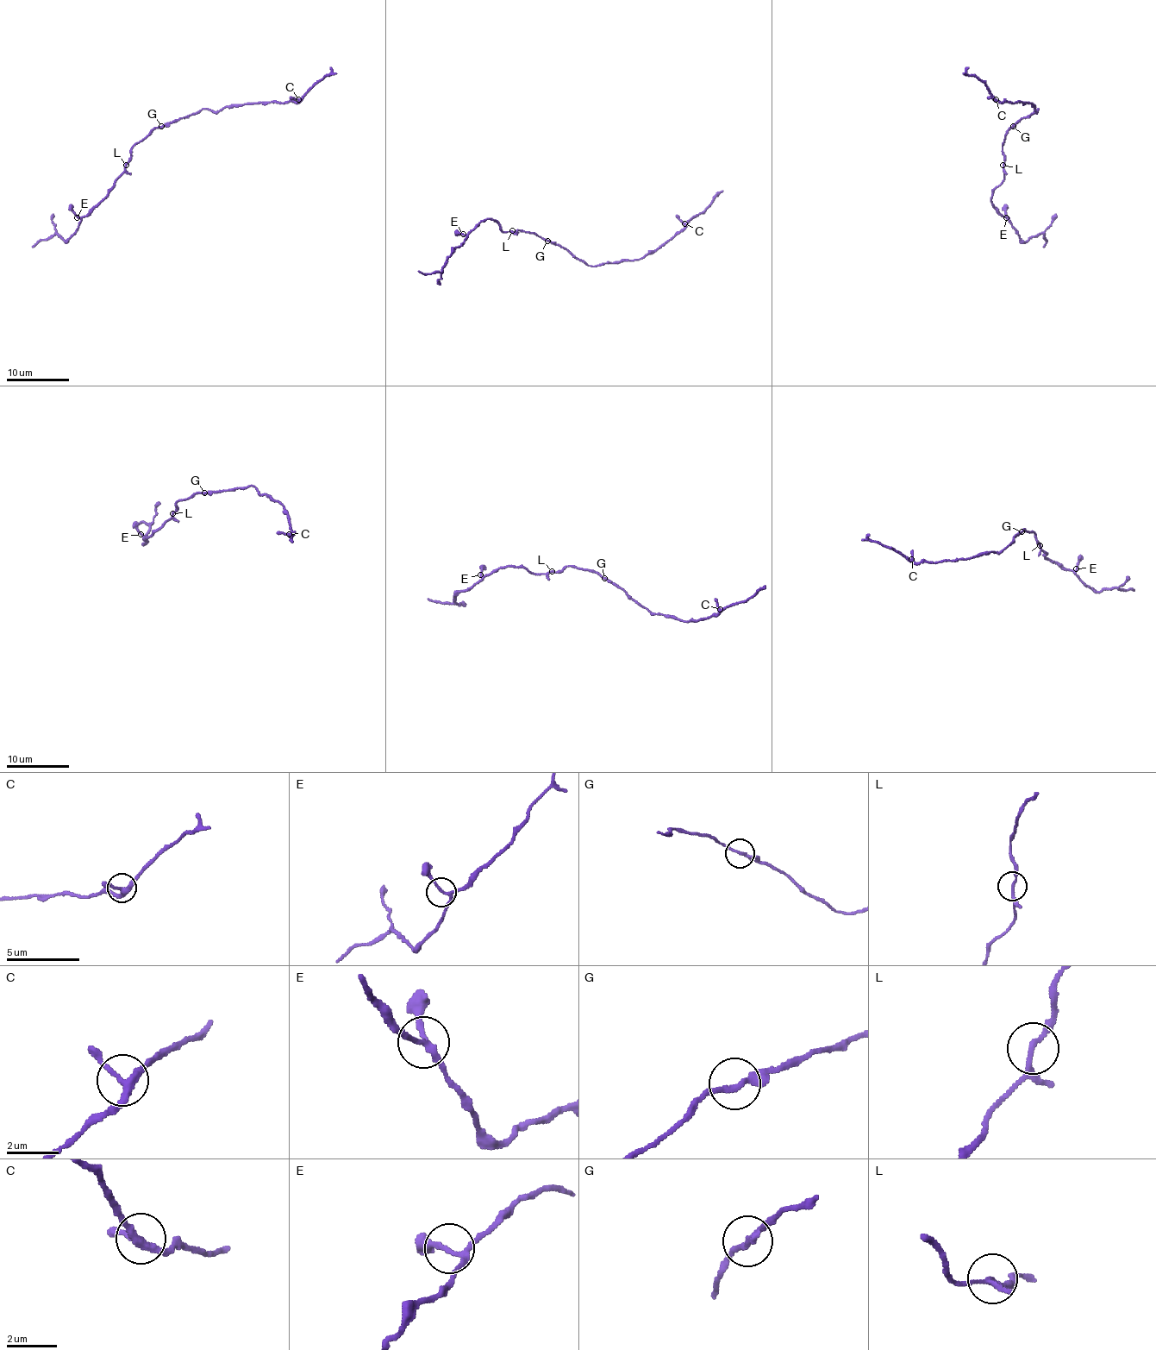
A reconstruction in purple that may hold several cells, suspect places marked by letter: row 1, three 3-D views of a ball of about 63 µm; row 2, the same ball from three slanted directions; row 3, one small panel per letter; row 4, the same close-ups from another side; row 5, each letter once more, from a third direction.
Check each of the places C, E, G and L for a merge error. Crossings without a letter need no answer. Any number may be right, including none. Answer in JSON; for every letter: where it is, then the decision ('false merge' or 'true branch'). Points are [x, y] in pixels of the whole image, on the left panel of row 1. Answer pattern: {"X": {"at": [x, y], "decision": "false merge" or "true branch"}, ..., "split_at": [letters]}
{"C": {"at": [298, 99], "decision": "true branch"}, "E": {"at": [77, 217], "decision": "true branch"}, "G": {"at": [161, 126], "decision": "true branch"}, "L": {"at": [126, 165], "decision": "true branch"}, "split_at": []}

